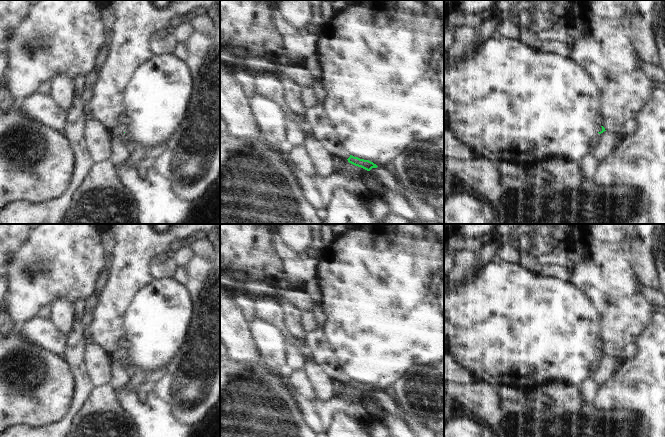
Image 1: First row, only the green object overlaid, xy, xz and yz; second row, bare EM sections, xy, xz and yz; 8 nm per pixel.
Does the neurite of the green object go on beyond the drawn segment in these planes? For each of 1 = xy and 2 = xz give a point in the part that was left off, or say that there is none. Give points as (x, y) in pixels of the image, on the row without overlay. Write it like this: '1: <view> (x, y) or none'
1: none
2: xz (321, 352)

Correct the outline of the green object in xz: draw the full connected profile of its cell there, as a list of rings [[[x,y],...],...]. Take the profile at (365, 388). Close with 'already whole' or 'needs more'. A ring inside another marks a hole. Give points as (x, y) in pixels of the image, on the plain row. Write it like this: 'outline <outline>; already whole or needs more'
outline [[[318,326],[312,331],[305,331],[304,343],[311,352],[312,360],[330,379],[340,381],[341,383],[347,383],[349,387],[367,395],[378,391],[369,384],[360,383],[347,377],[339,366],[339,362],[331,346],[325,338],[322,327]]]; needs more

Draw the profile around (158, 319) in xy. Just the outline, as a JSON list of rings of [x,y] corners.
[[[174,279],[151,281],[136,292],[124,314],[123,338],[129,342],[124,362],[132,374],[145,373],[158,378],[177,353],[191,326],[193,302],[185,285]]]

